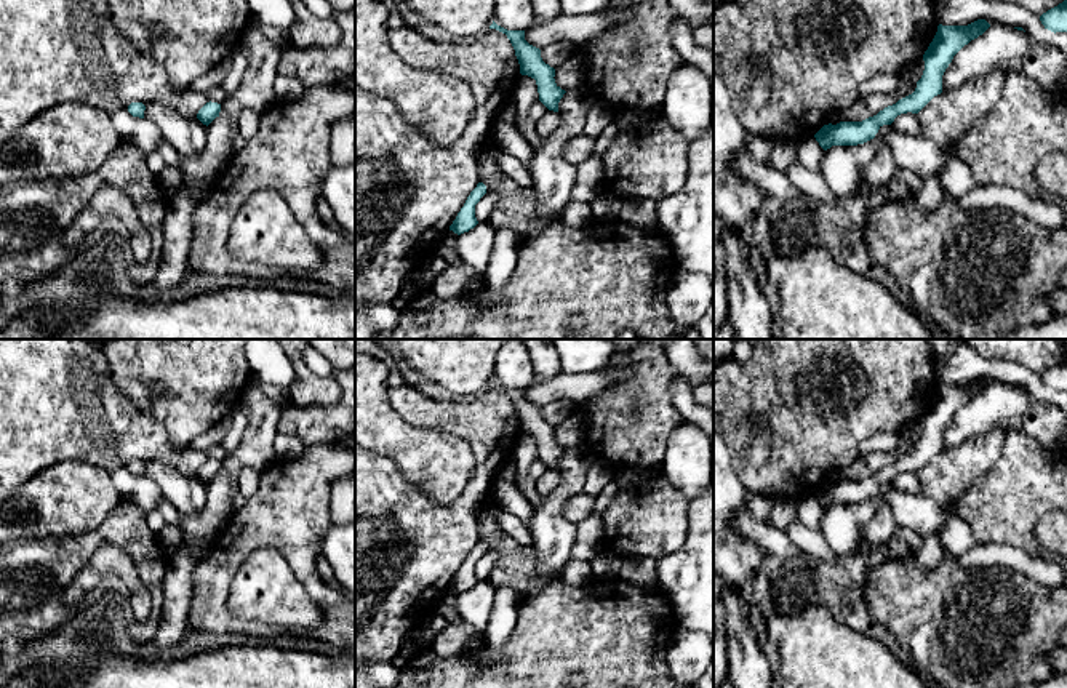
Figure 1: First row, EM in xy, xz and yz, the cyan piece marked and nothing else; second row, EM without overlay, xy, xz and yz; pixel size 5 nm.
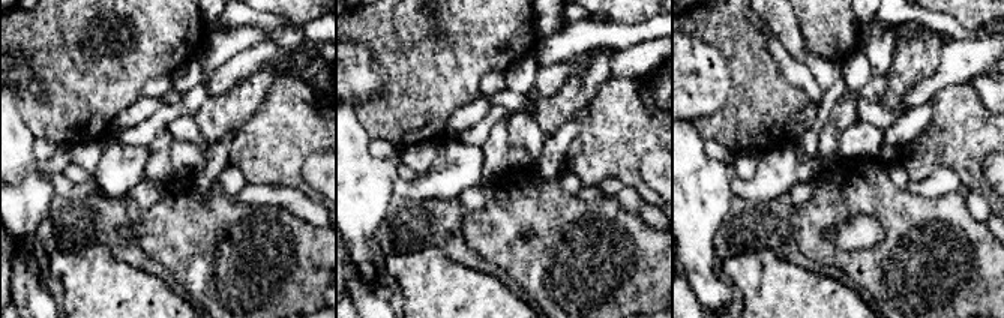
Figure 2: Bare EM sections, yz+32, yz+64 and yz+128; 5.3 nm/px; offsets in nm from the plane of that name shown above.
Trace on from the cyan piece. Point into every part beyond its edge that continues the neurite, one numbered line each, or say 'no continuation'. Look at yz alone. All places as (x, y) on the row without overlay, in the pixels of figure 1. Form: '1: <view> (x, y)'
no continuation

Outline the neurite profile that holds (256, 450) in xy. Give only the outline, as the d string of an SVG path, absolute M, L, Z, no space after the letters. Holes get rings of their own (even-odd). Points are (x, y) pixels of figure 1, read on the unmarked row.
M248 386L242 402L250 410L250 421L240 445L221 462L219 474L206 485L205 509L197 515L181 515L181 533L186 544L168 555L162 613L152 638L158 648L178 645L190 629L192 574L198 560L195 542L213 541L232 515L230 498L238 490L240 470L253 467L262 472L278 459L274 440L282 405L267 397L258 386Z

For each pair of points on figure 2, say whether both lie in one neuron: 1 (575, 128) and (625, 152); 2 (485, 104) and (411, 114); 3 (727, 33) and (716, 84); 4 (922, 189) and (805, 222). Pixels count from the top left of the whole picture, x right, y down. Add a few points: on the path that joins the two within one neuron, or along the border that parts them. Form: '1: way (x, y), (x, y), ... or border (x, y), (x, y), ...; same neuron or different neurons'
1: border (590, 110), (590, 119), (569, 146), (565, 161); different neurons
2: border (477, 95), (446, 122), (446, 132), (443, 135); different neurons
3: border (694, 36), (719, 51), (731, 80), (730, 92); different neurons
4: border (905, 189), (928, 198); different neurons

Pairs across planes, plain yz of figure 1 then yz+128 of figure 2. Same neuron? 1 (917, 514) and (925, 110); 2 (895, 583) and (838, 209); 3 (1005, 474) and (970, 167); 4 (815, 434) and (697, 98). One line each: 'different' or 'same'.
1: different
2: same
3: same
4: different

